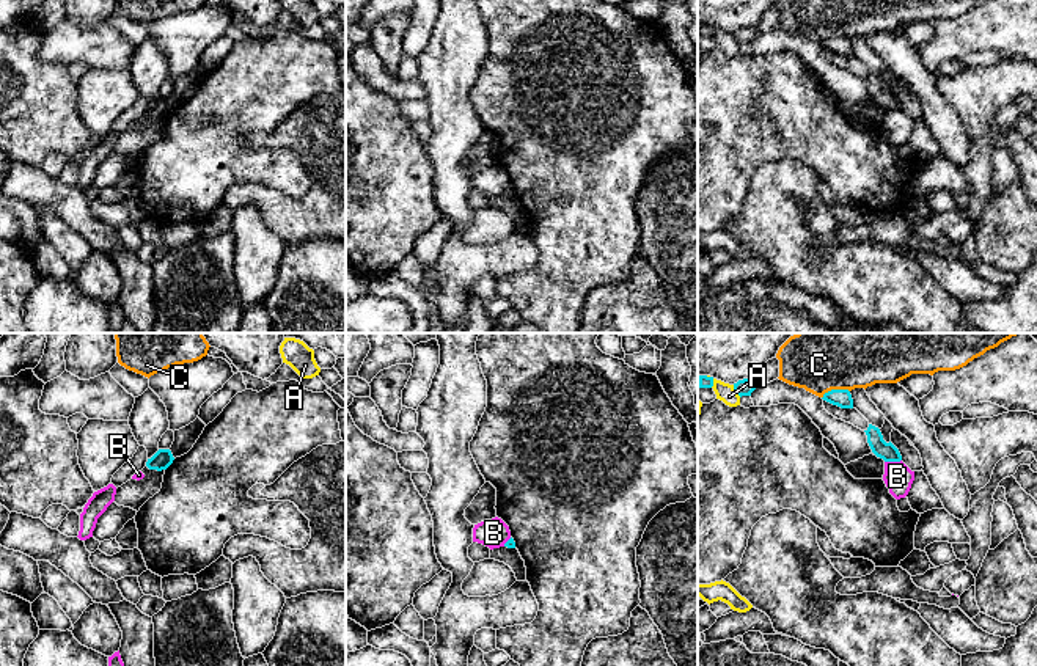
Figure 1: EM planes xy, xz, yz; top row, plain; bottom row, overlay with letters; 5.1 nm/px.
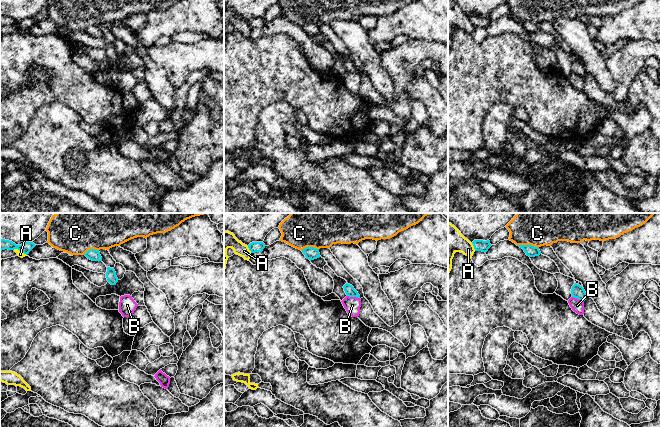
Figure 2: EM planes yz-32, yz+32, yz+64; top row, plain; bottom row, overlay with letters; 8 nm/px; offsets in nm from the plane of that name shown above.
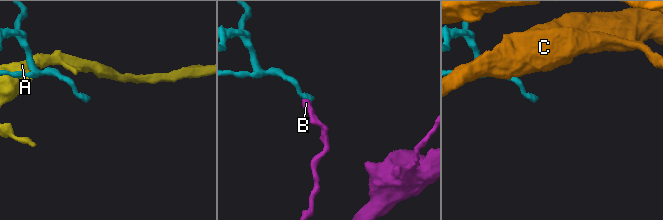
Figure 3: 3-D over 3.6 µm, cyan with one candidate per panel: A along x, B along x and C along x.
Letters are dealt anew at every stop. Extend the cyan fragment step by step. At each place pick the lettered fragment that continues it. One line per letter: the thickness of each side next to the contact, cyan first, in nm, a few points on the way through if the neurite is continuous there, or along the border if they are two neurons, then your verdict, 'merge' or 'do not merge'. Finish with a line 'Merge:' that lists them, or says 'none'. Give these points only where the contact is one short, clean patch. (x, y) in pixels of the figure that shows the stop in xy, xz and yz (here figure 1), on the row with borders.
A: calibres 90 and 90 nm; do not merge
B: calibres 90 and 150 nm; border yz (901, 459), (885, 462); do not merge
C: calibres 90 and 480 nm; border yz (849, 390), (828, 390), (822, 398); do not merge
Merge: none

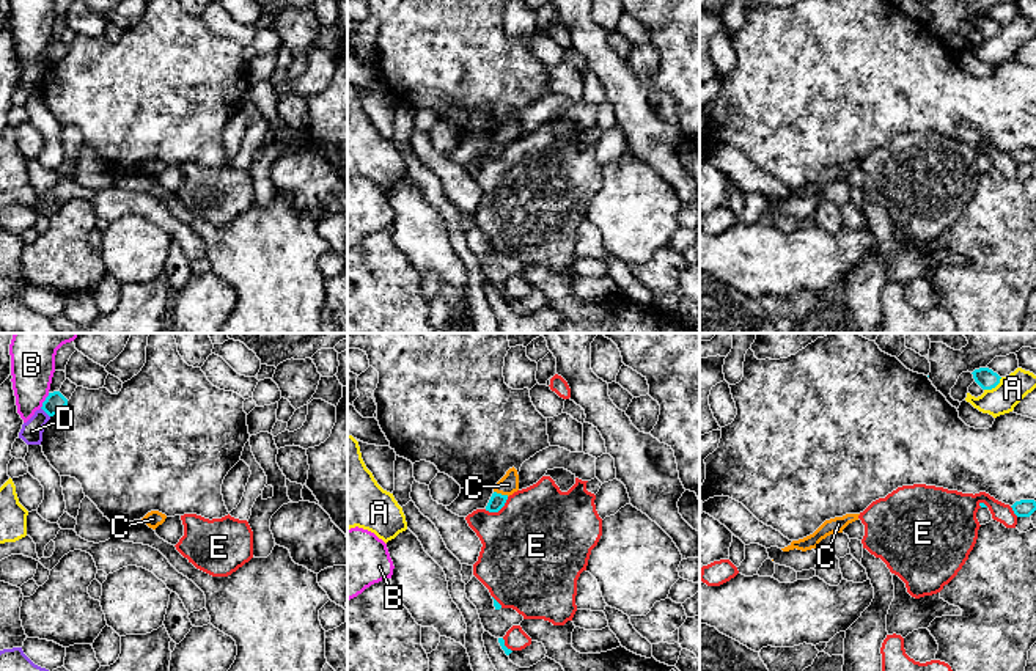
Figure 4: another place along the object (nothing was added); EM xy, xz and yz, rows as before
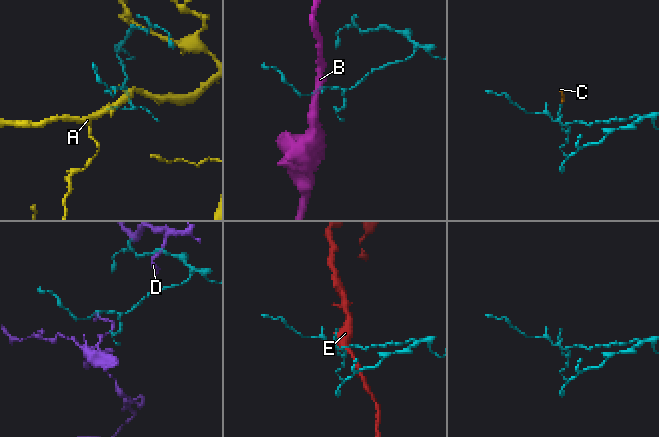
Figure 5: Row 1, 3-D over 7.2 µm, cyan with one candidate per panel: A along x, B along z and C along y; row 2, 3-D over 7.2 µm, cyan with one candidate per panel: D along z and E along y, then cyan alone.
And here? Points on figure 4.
A: calibres 100 and 150 nm; do not merge
B: calibres 100 and 220 nm; do not merge
C: calibres 80 and 100 nm; way xz (497, 500), (500, 494), (508, 484); merge
D: calibres 100 and 110 nm; border xy (41, 407), (49, 417); do not merge
E: calibres 80 and 500 nm; do not merge
Merge: C

